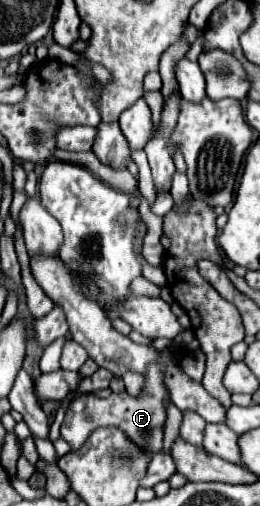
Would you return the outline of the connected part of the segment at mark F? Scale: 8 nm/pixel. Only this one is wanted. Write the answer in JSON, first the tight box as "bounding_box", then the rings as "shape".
{"bounding_box":[60,363,170,453],"shape":[[[152,363],[148,367],[148,375],[144,379],[146,385],[140,397],[132,397],[128,393],[112,393],[108,399],[100,399],[94,395],[76,399],[66,411],[60,435],[72,445],[72,449],[78,449],[96,427],[116,425],[144,451],[148,453],[160,451],[162,449],[162,427],[166,421],[166,401],[170,401],[164,381],[162,381],[162,369],[164,369],[162,363]]]}

